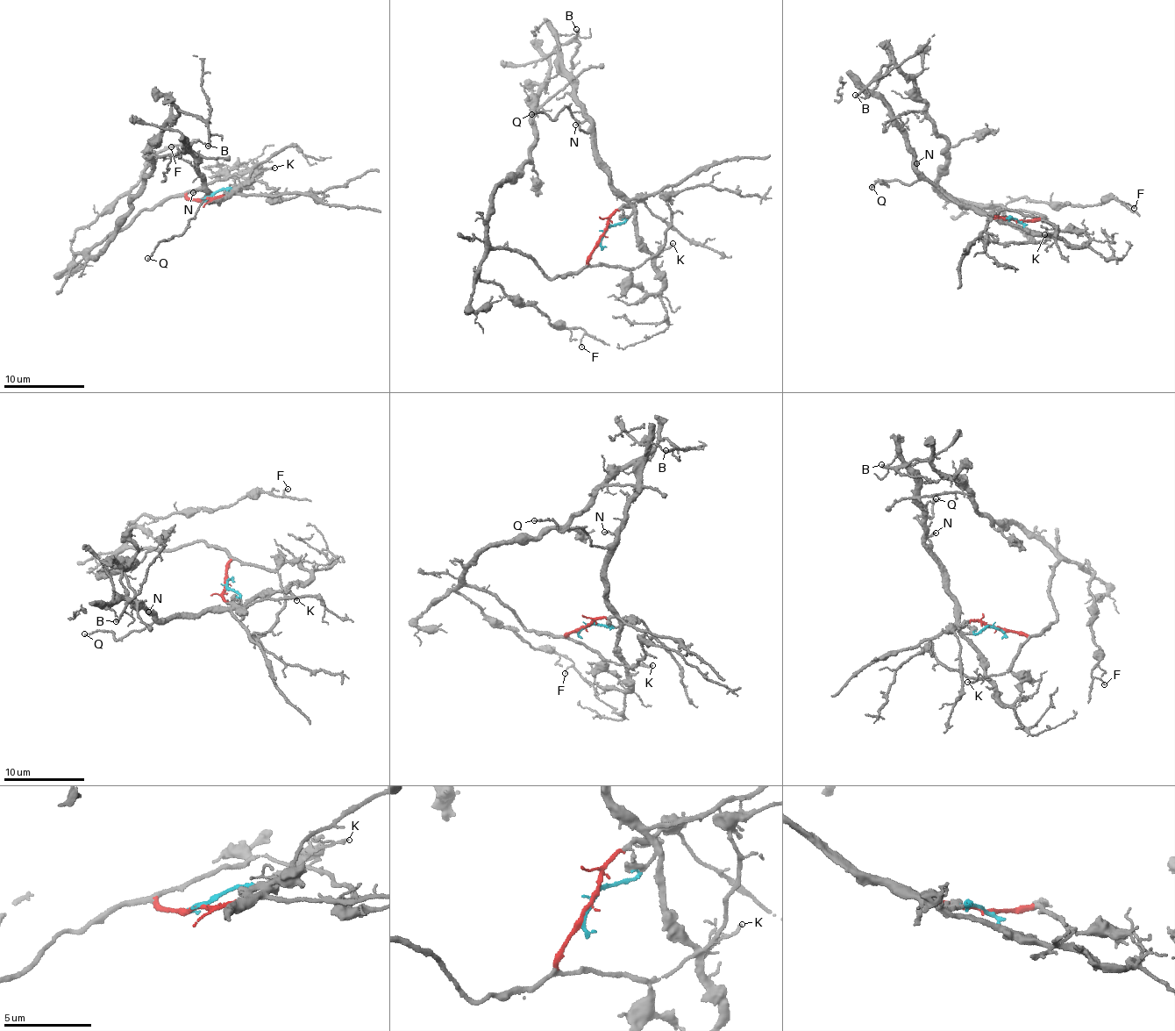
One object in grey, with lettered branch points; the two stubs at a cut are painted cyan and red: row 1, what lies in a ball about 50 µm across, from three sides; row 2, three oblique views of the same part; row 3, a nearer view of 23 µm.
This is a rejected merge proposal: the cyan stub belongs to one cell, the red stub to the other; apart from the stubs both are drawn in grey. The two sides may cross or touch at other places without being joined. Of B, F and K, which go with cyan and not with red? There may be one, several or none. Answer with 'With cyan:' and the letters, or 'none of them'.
With cyan: K

